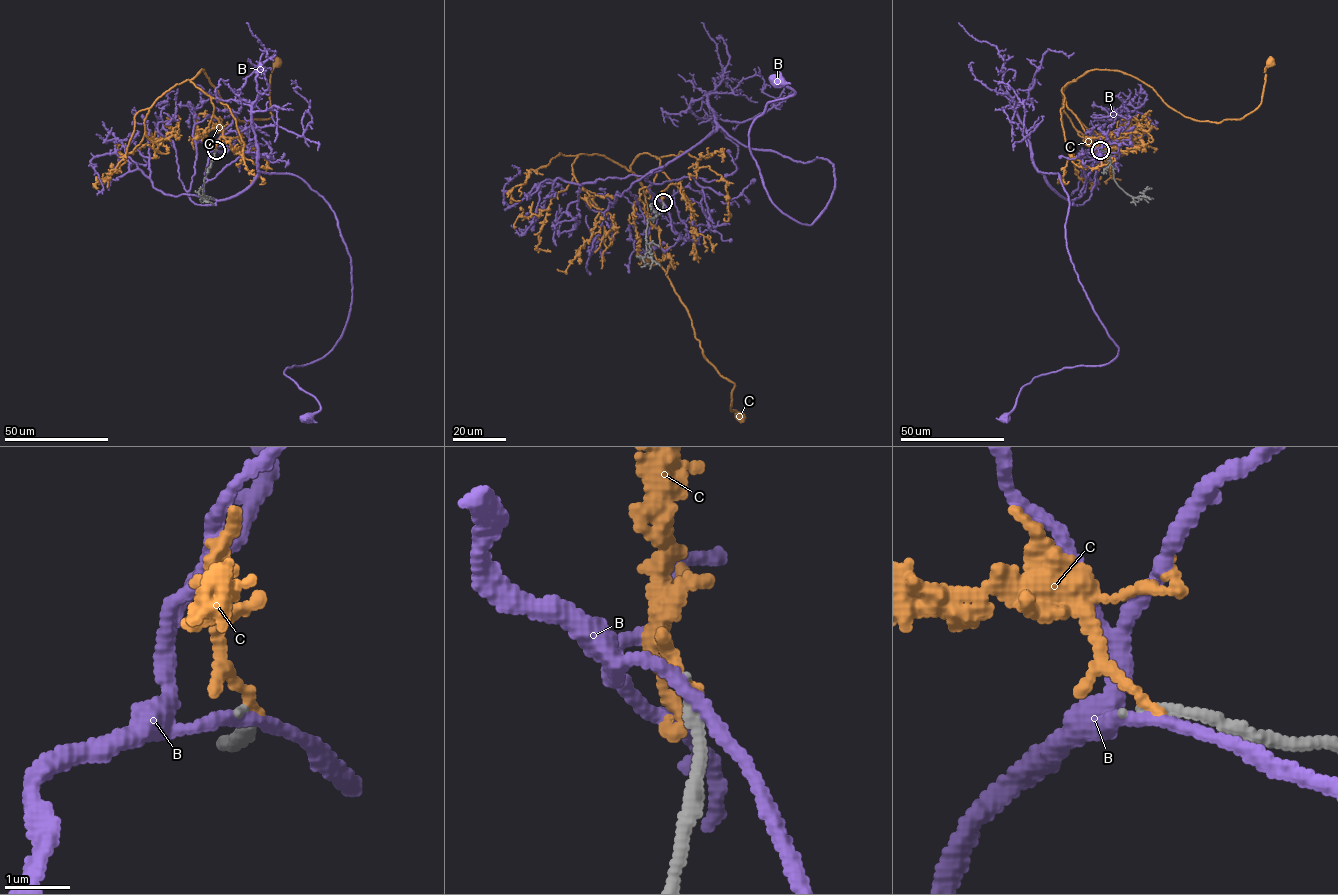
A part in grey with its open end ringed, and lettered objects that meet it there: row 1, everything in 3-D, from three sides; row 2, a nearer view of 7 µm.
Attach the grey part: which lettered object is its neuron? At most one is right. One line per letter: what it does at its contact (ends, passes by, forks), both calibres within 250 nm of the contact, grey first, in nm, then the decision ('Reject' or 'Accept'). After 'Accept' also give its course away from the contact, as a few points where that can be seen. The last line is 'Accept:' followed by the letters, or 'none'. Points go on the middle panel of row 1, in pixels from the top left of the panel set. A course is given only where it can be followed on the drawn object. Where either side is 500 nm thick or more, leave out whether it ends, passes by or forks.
B: It passes by. Thickness 200 nm (grey) against 180 nm. Reject
C: It ends there. Thickness 200 nm (grey) against 130 nm. Reject
Accept: none

